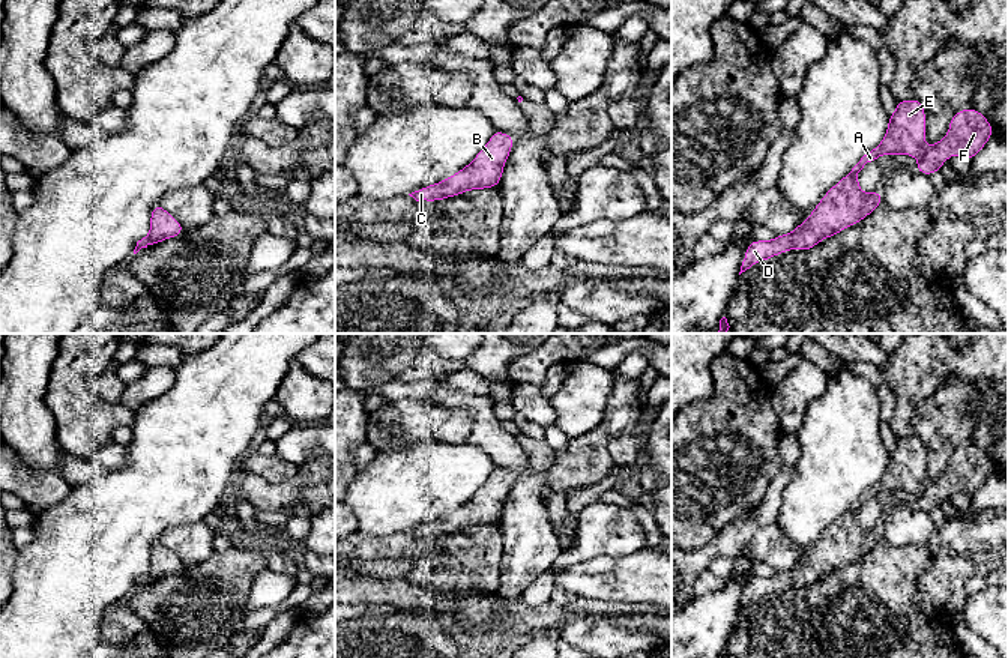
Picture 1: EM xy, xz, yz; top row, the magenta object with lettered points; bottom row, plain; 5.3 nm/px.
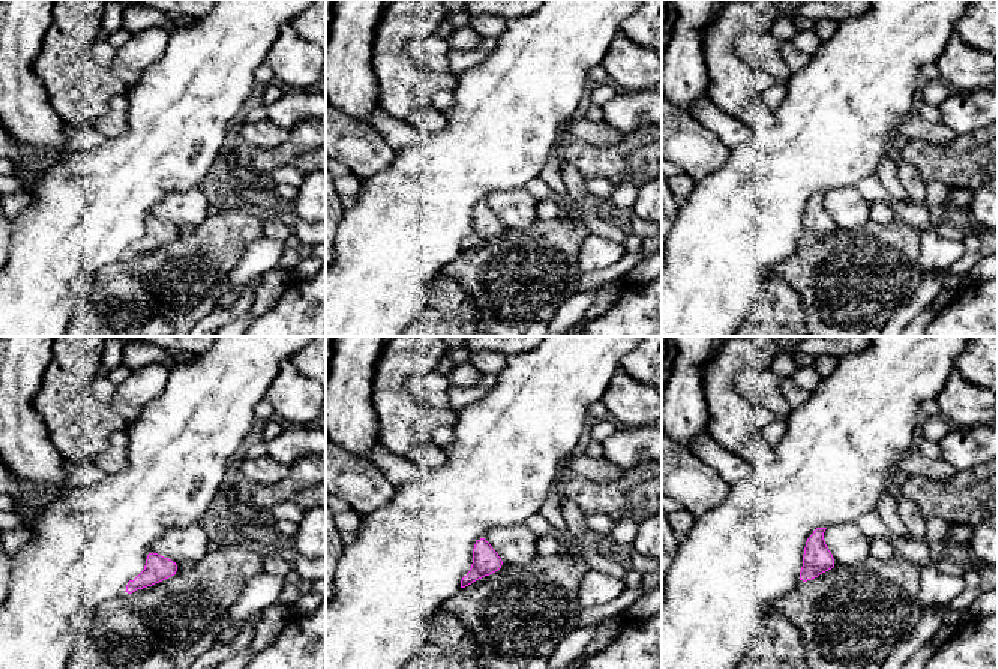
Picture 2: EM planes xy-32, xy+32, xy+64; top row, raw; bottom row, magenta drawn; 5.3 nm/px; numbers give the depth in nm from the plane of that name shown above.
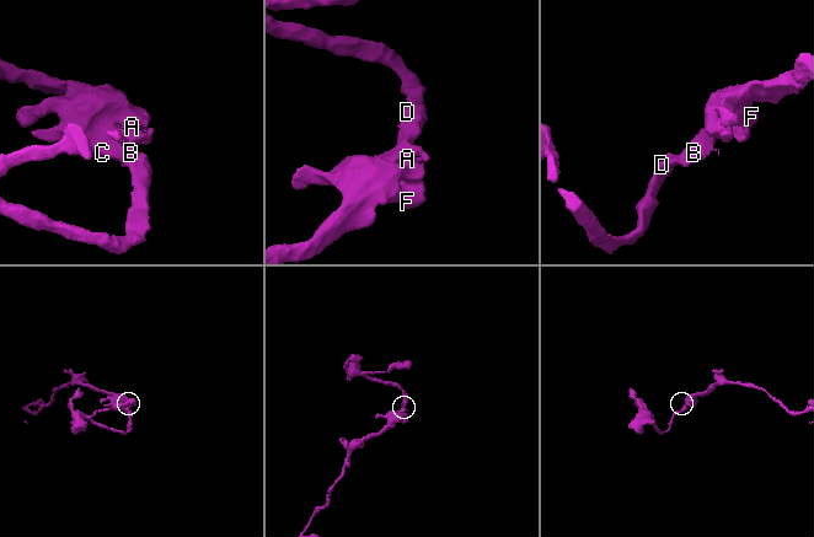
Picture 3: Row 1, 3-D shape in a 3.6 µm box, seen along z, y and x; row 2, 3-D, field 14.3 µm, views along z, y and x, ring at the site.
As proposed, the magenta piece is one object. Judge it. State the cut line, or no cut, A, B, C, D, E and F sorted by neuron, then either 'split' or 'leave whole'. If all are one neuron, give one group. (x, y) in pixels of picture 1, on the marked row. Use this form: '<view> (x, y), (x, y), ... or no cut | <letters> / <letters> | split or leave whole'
no cut | A B C D E F | leave whole

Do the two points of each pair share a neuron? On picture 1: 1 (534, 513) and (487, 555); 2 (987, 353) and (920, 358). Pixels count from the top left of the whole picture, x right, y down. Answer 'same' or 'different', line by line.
1: different
2: same

